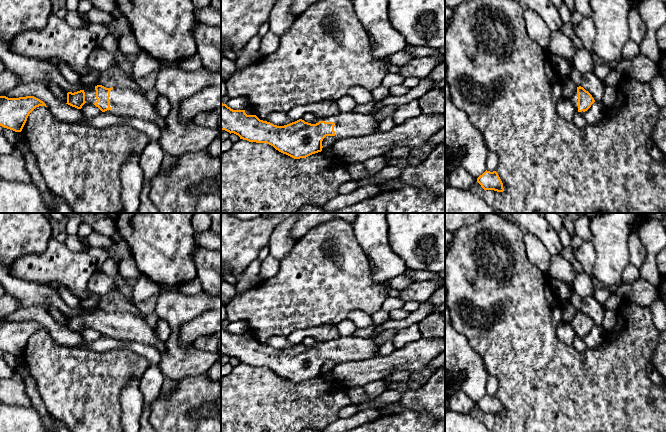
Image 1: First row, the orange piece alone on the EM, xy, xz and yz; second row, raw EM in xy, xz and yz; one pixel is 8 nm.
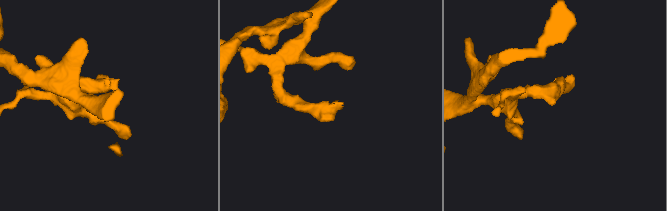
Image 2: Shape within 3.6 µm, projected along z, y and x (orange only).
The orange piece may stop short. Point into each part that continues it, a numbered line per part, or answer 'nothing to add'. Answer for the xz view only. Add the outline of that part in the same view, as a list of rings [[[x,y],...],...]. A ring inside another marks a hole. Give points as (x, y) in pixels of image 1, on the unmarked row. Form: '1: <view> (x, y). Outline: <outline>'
1: xz (347, 348). Outline: [[[340,336],[318,344],[334,346],[335,361],[365,360],[378,355],[378,347],[370,338]]]

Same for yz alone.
1: yz (574, 323). Outline: [[[577,314],[573,318],[573,320],[571,321],[571,326],[574,329],[575,334],[578,335],[578,317],[577,317]]]

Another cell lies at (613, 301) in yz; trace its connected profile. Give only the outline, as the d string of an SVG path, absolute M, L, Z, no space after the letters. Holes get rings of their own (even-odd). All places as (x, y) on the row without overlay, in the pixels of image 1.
M614 293L608 298L608 300L604 303L603 306L605 309L611 309L616 311L620 302L621 299Z

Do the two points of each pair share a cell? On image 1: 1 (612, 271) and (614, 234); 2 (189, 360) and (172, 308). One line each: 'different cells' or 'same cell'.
1: same cell
2: same cell

